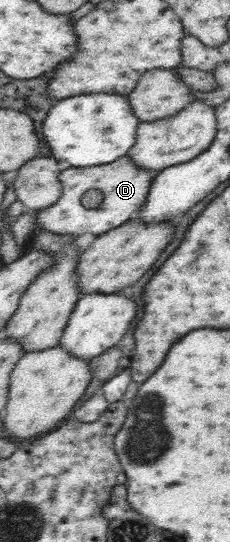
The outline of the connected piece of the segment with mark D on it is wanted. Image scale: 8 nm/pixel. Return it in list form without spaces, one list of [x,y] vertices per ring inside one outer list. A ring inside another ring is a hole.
[[[127,155],[106,165],[83,168],[64,167],[60,172],[62,184],[60,199],[53,206],[36,213],[37,224],[53,234],[94,234],[98,237],[111,228],[117,228],[132,218],[136,218],[158,172],[159,170],[139,168],[132,157]],[[87,190],[100,190],[104,194],[99,208],[85,208],[81,203],[81,198]]]

